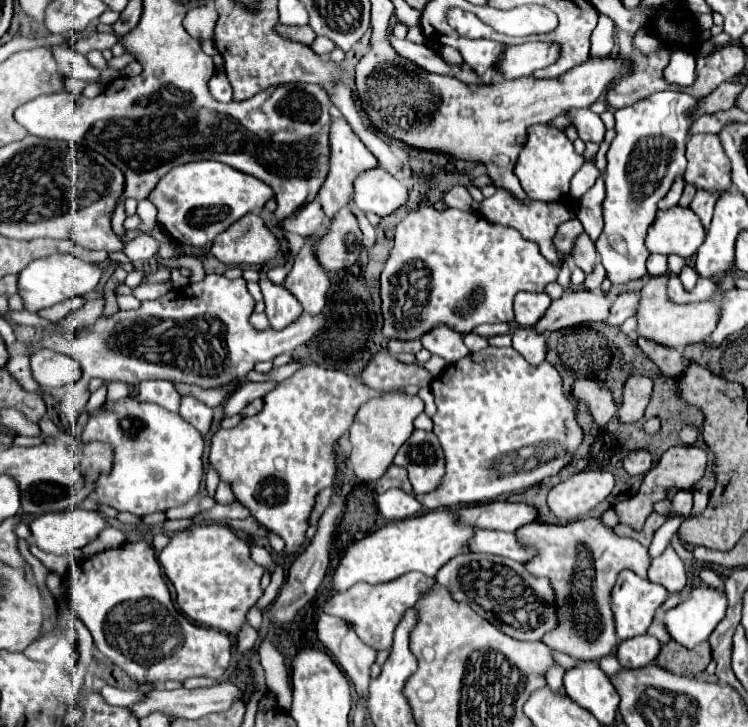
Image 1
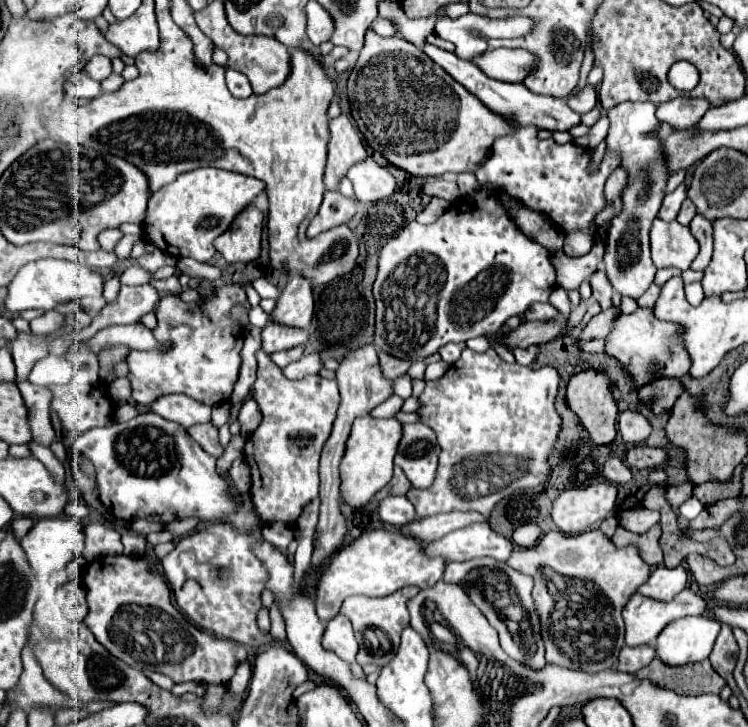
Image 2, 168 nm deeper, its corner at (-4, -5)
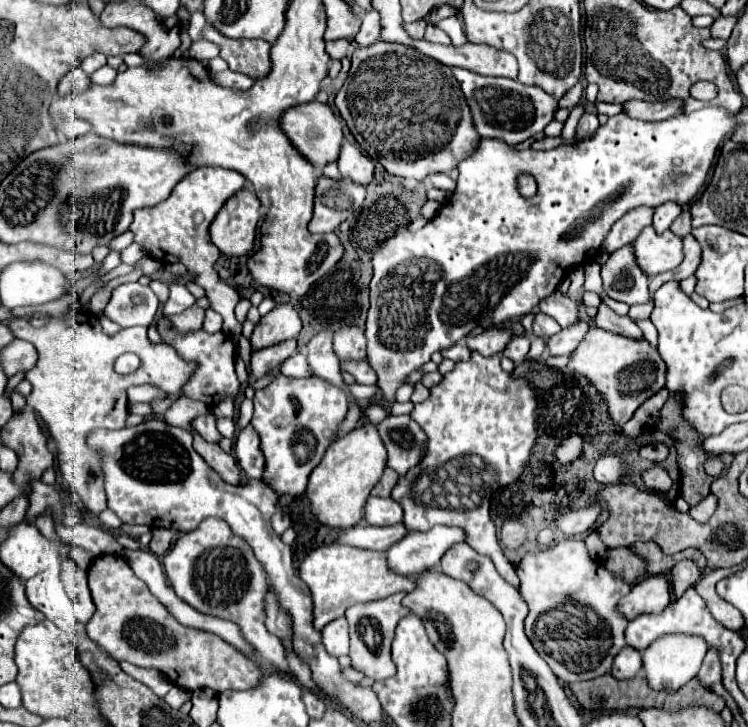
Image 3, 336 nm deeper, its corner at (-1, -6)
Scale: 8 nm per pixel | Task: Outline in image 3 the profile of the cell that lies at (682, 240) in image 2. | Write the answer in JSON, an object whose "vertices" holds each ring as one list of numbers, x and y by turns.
{"vertices":[[644,227,642,233,632,241,632,249,638,267,648,277,672,271,682,261,682,239,674,237,670,231,658,235,652,227]]}

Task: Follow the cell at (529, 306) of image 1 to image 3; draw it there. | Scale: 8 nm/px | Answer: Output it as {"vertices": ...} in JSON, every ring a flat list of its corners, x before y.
{"vertices":[[544,313,536,315,536,319,534,319,534,335,536,337,542,337,542,339,544,337,552,337,558,331,562,331,562,327,552,317,548,317]]}

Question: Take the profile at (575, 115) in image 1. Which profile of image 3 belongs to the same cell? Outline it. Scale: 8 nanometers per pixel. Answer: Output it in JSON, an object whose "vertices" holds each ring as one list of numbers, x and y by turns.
{"vertices":[[452,69,458,79,466,103,472,111,472,121,480,137,494,137,508,145,516,145,540,133,552,119,558,109,558,101,534,85,522,85,514,79,504,77,484,77,466,69]]}

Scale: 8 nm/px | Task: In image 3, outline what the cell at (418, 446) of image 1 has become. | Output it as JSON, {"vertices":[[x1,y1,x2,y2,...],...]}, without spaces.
{"vertices":[[388,415,384,421,376,425,376,429,388,451,386,459,388,467,404,475,410,467,418,465,418,461,424,455,426,435,414,421,410,421,408,415,402,417]]}

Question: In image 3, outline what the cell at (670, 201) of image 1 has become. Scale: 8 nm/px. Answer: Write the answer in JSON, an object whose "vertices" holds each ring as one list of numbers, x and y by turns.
{"vertices":[[670,203,660,205,654,211,654,223,652,223,654,229,656,229,656,233,664,233,672,225,672,221,680,215,680,211,682,209,678,209,678,205,670,205]]}

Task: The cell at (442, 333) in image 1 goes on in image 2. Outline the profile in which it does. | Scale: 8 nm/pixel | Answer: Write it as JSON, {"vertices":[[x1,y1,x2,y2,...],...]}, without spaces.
{"vertices":[[445,344,445,346,439,348,439,354,447,364,453,364,461,358,463,350,465,350,465,344]]}

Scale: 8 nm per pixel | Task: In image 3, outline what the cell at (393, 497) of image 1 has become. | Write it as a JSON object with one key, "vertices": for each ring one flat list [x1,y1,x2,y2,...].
{"vertices":[[368,497,364,521,374,527,388,527,402,521,402,507,392,497]]}

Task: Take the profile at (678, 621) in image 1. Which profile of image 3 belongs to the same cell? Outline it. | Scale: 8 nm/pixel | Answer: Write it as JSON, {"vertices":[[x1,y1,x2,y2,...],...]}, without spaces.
{"vertices":[[686,635,660,637,642,653,644,679,646,679,648,687,654,691,676,693,680,687,684,687,688,681,692,681,696,677,706,651,708,651,708,647,702,641,702,637,686,637]]}

